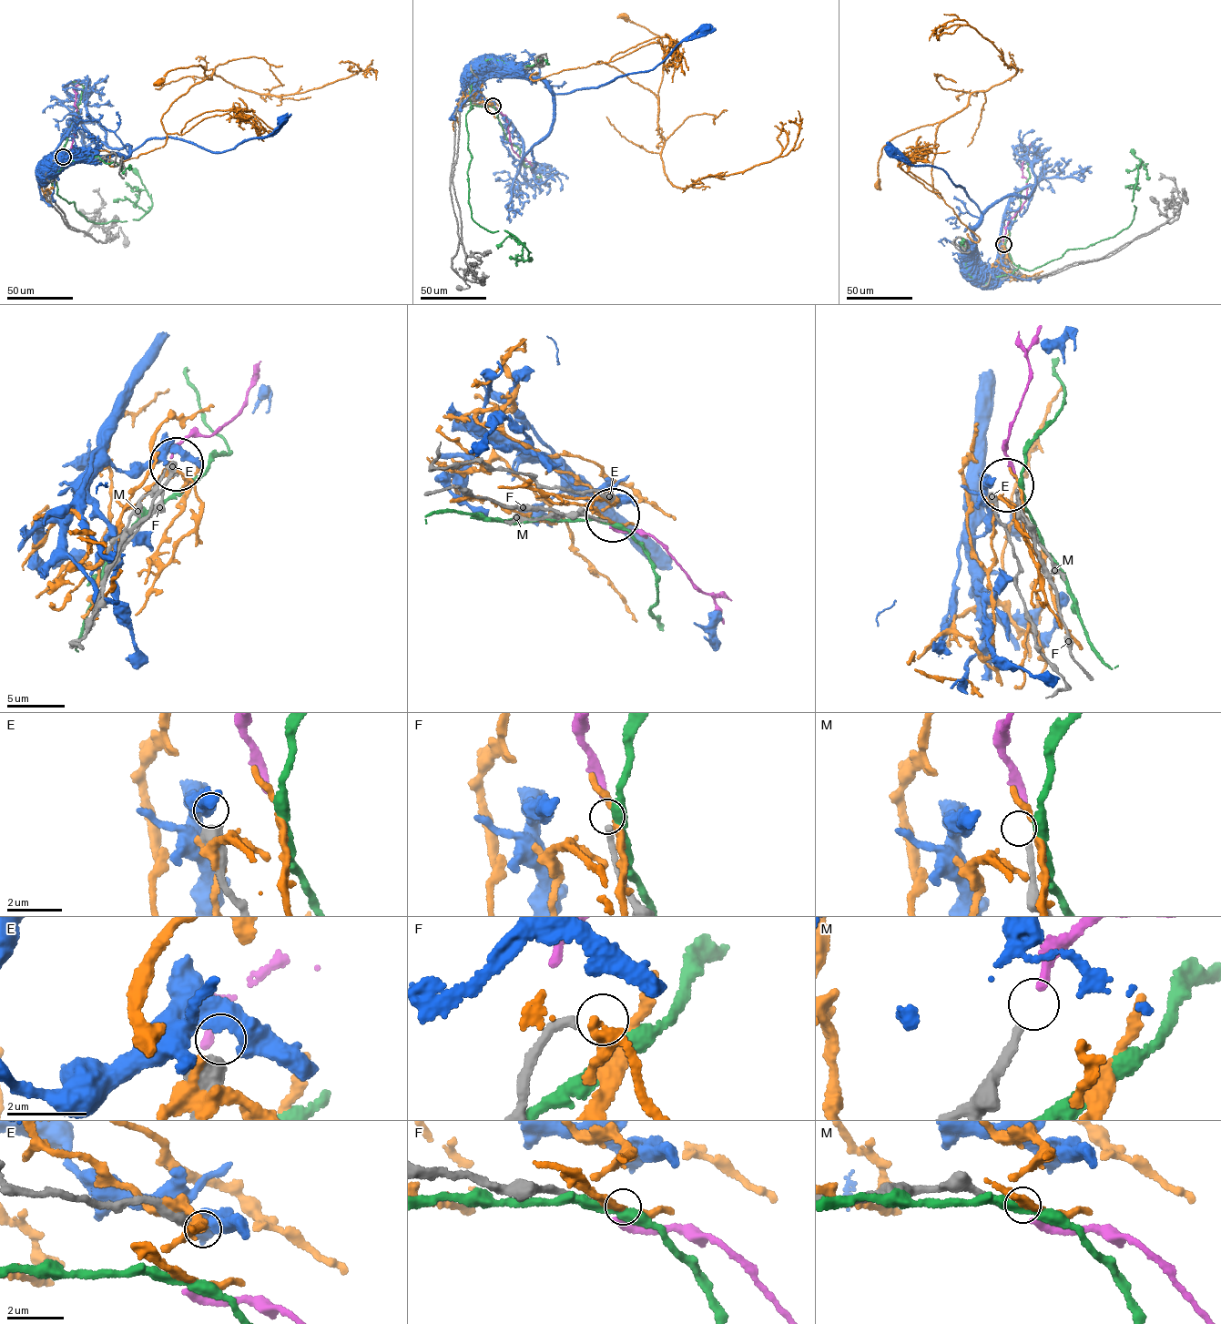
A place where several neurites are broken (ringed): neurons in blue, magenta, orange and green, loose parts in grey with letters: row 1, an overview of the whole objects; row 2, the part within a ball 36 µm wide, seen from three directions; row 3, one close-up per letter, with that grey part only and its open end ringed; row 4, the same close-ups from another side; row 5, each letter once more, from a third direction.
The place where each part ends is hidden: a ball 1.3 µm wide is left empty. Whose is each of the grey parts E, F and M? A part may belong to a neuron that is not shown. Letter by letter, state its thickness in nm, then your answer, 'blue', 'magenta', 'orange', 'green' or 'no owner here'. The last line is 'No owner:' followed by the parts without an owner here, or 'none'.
E: 600 nm thick; no owner here
F: 220 nm thick; no owner here
M: 200 nm thick; magenta
No owner: E, F

